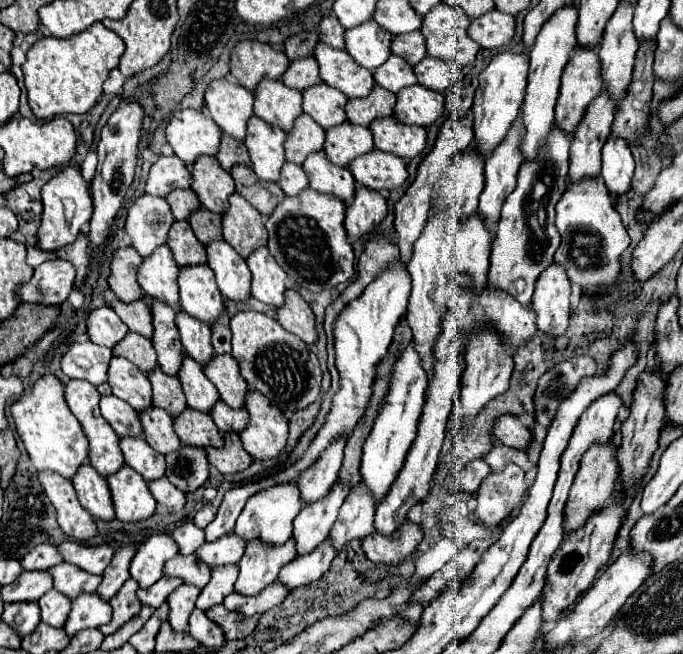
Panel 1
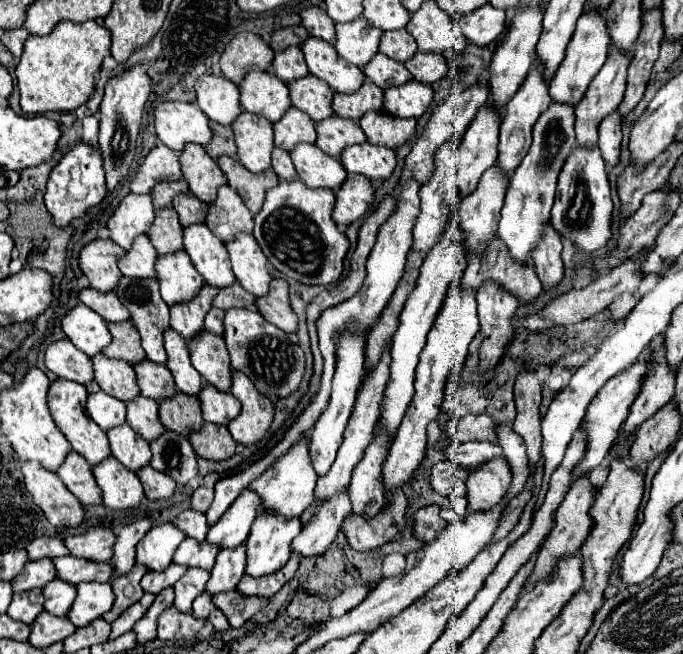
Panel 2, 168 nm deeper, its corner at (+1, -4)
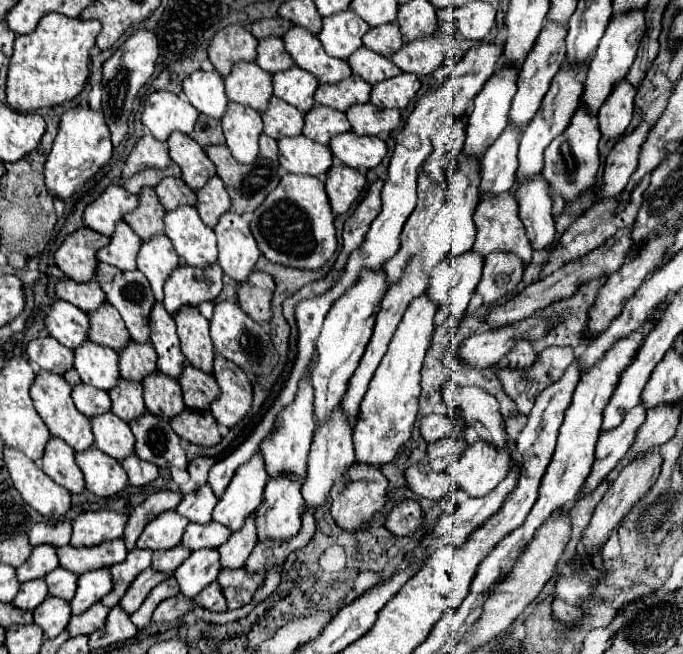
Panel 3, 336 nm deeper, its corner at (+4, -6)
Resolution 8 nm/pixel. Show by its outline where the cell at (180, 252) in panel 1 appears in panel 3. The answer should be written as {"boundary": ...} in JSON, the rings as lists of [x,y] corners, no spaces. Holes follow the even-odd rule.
{"boundary":[[[143,186],[139,192],[139,206],[123,218],[141,240],[147,240],[155,234],[163,234],[163,214],[165,208],[161,206],[155,190],[151,186]]]}

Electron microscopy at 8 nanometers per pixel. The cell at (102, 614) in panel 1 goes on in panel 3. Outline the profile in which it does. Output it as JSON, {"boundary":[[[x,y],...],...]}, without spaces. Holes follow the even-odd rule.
{"boundary":[[[89,570],[89,574],[79,576],[79,588],[75,598],[71,600],[73,614],[85,612],[89,606],[99,602],[105,594],[109,594],[113,588],[109,570]]]}

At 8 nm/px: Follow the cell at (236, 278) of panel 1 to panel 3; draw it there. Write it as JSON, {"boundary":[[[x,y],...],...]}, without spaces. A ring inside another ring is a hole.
{"boundary":[[[179,206],[175,212],[167,210],[163,224],[165,236],[189,266],[205,268],[217,260],[215,232],[203,224],[193,206]]]}

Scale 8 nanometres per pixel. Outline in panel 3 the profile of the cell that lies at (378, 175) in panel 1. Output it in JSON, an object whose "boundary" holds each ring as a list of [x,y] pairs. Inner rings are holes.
{"boundary":[[[355,132],[339,134],[329,142],[329,148],[337,160],[355,170],[375,168],[387,154],[387,146],[377,136],[359,136]]]}

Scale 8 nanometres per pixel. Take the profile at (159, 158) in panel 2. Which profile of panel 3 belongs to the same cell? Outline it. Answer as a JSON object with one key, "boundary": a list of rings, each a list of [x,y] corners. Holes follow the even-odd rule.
{"boundary":[[[145,134],[129,152],[123,164],[123,178],[131,178],[135,172],[141,172],[145,168],[167,168],[169,164],[171,158],[167,154],[165,142],[159,142],[151,134]]]}

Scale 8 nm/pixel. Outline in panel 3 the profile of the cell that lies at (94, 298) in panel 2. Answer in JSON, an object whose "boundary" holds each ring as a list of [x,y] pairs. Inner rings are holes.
{"boundary":[[[59,280],[55,284],[55,292],[61,300],[67,300],[71,304],[75,304],[77,308],[89,312],[89,310],[95,310],[99,308],[103,302],[105,302],[105,294],[103,290],[99,288],[97,280],[91,280],[91,282],[75,282],[75,280]]]}

